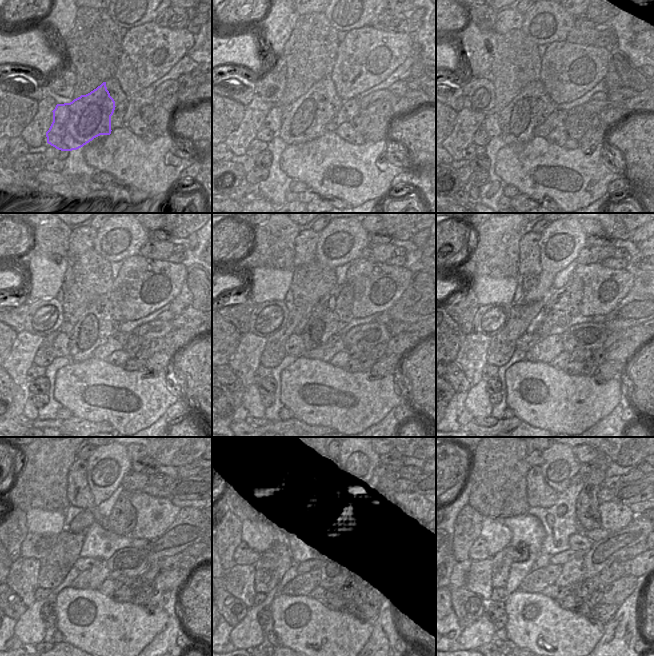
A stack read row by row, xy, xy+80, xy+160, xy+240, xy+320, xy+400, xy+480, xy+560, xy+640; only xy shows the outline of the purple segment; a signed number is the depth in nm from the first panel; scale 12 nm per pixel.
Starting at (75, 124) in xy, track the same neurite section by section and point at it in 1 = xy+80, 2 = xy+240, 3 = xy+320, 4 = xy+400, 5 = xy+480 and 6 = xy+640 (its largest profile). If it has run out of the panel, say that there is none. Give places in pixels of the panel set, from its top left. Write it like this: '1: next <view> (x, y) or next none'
1: next xy+80 (304, 120)
2: next xy+240 (103, 317)
3: next xy+320 (332, 313)
4: next xy+400 (561, 305)
5: next xy+480 (123, 520)
6: next xy+640 (587, 504)

